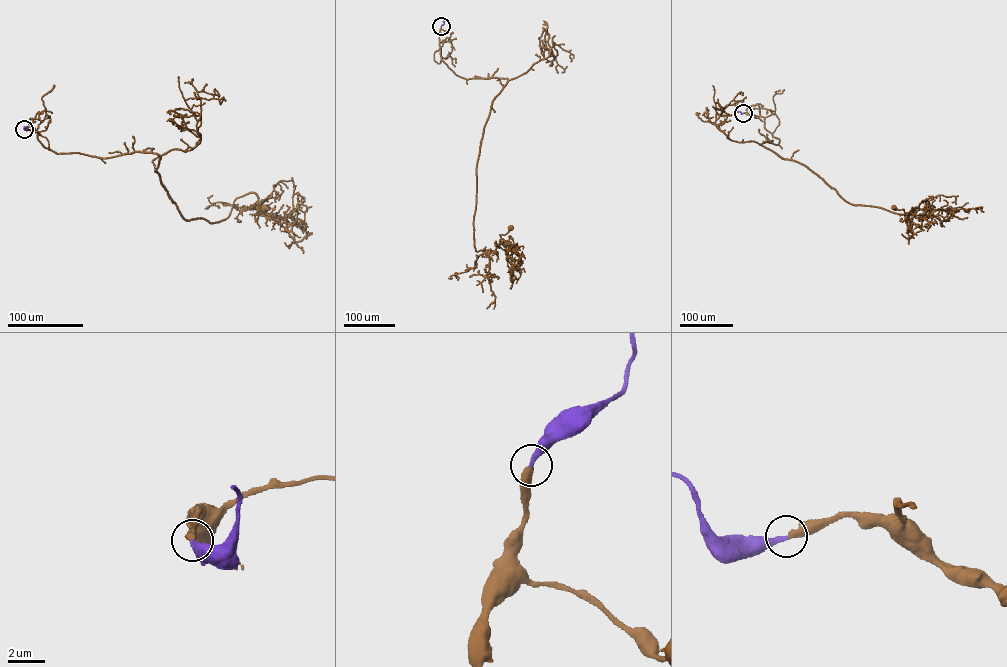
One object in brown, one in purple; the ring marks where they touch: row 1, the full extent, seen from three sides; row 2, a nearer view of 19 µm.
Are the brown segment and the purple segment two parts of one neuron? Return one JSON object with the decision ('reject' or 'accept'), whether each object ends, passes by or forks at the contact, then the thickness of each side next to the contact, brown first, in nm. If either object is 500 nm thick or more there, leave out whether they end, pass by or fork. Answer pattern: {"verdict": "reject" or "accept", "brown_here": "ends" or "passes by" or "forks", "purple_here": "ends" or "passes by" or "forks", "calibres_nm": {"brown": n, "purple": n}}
{"verdict": "accept", "brown_here": "ends", "purple_here": "ends", "calibres_nm": {"brown": 320, "purple": 280}}

